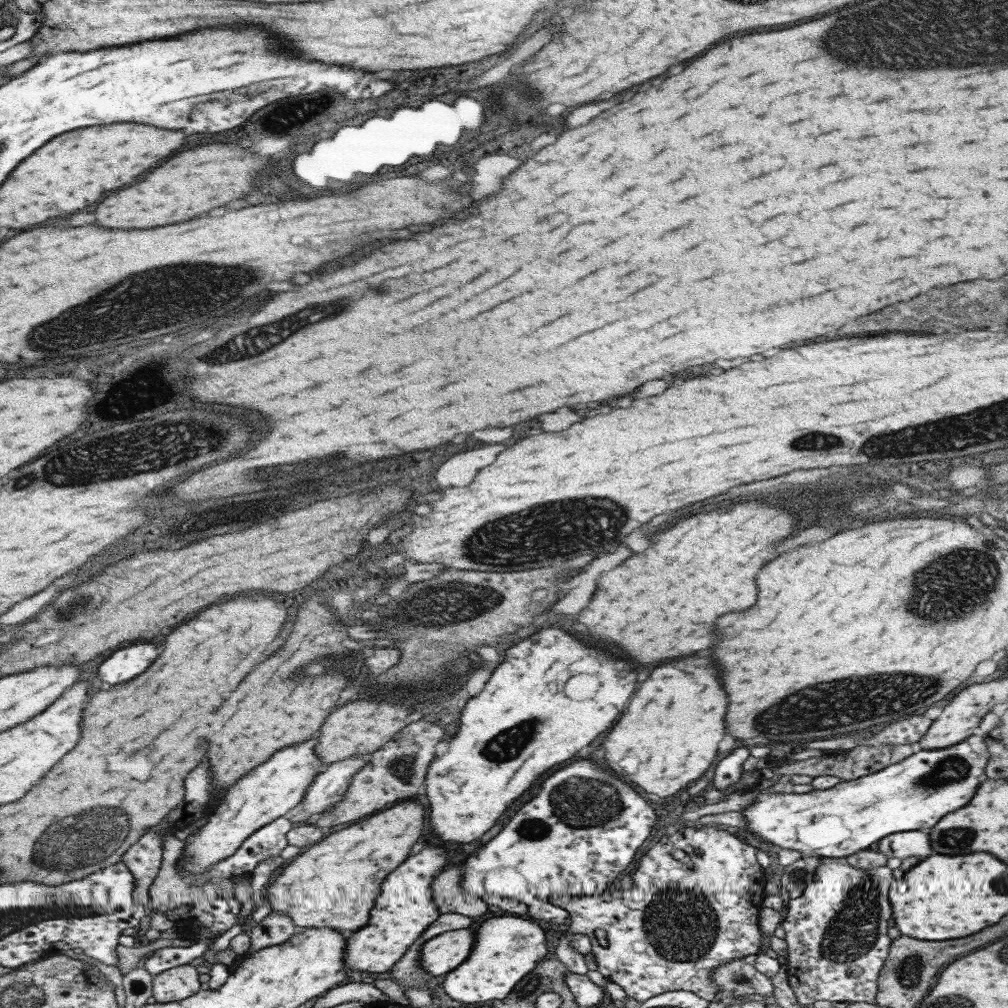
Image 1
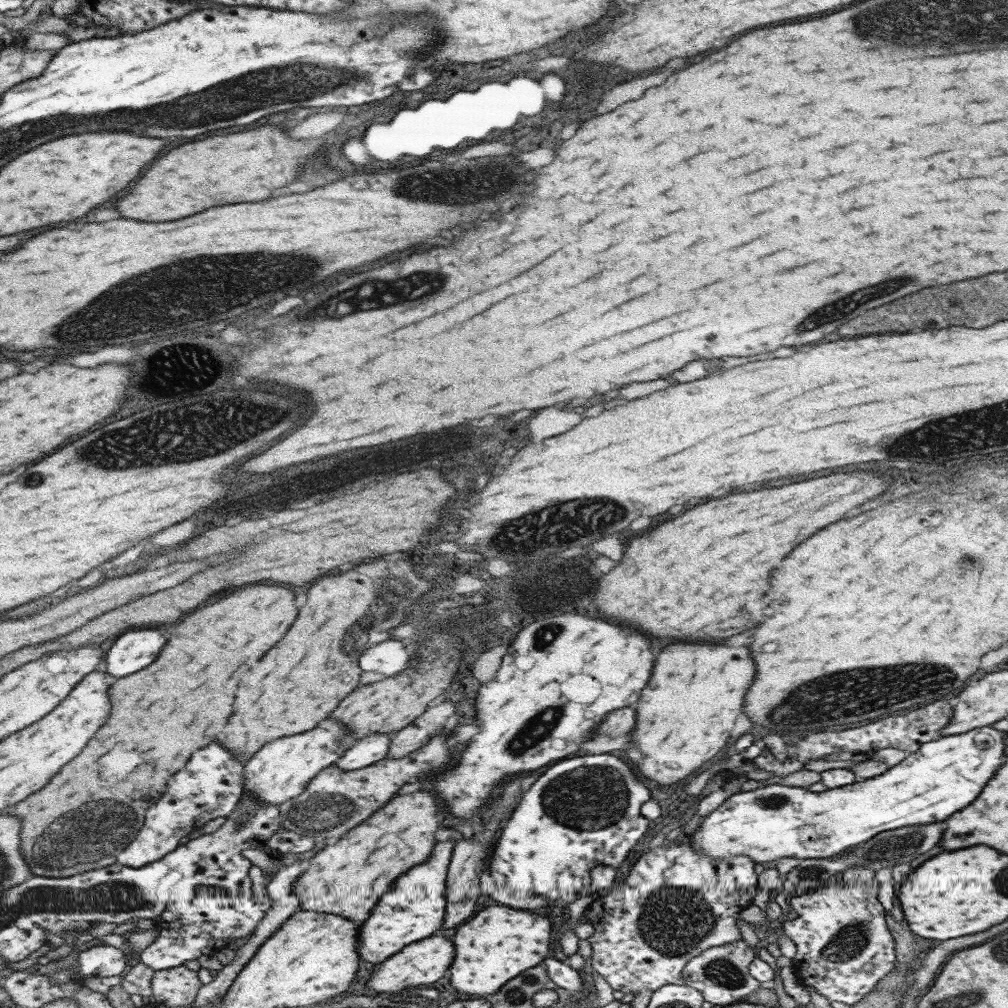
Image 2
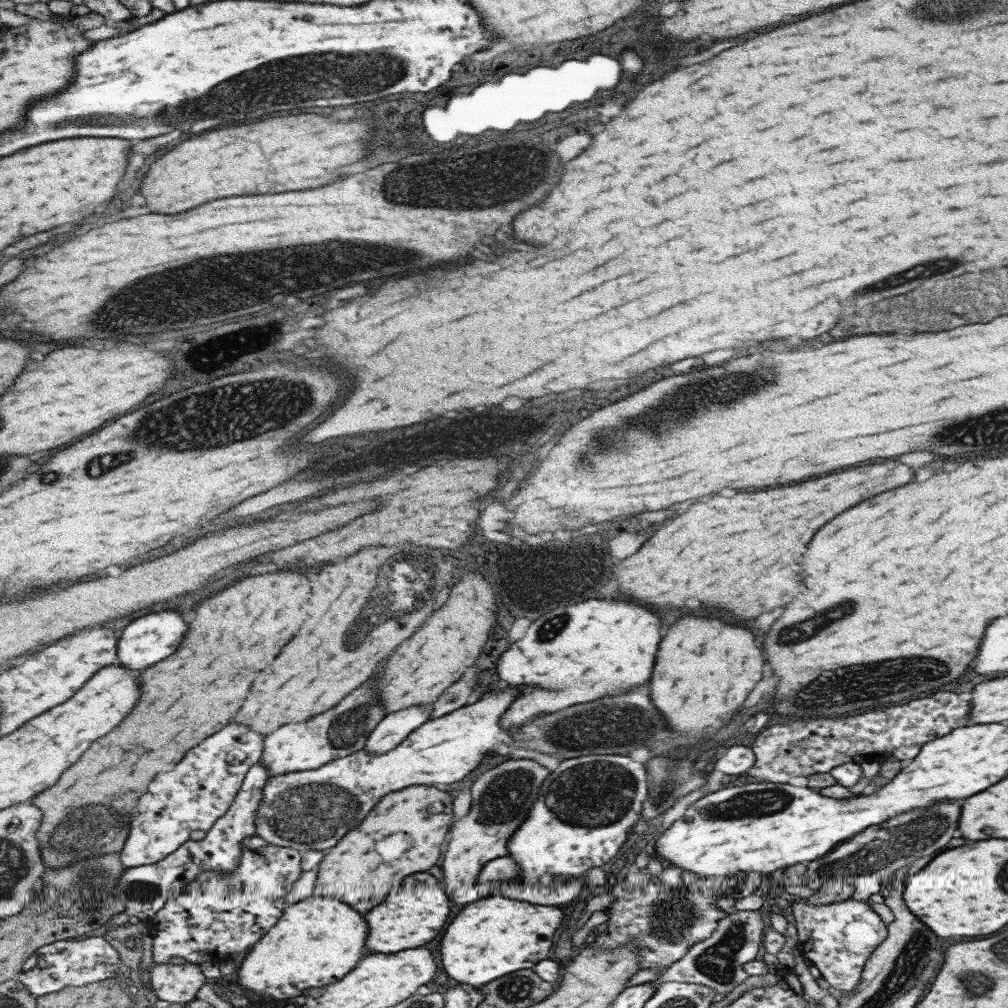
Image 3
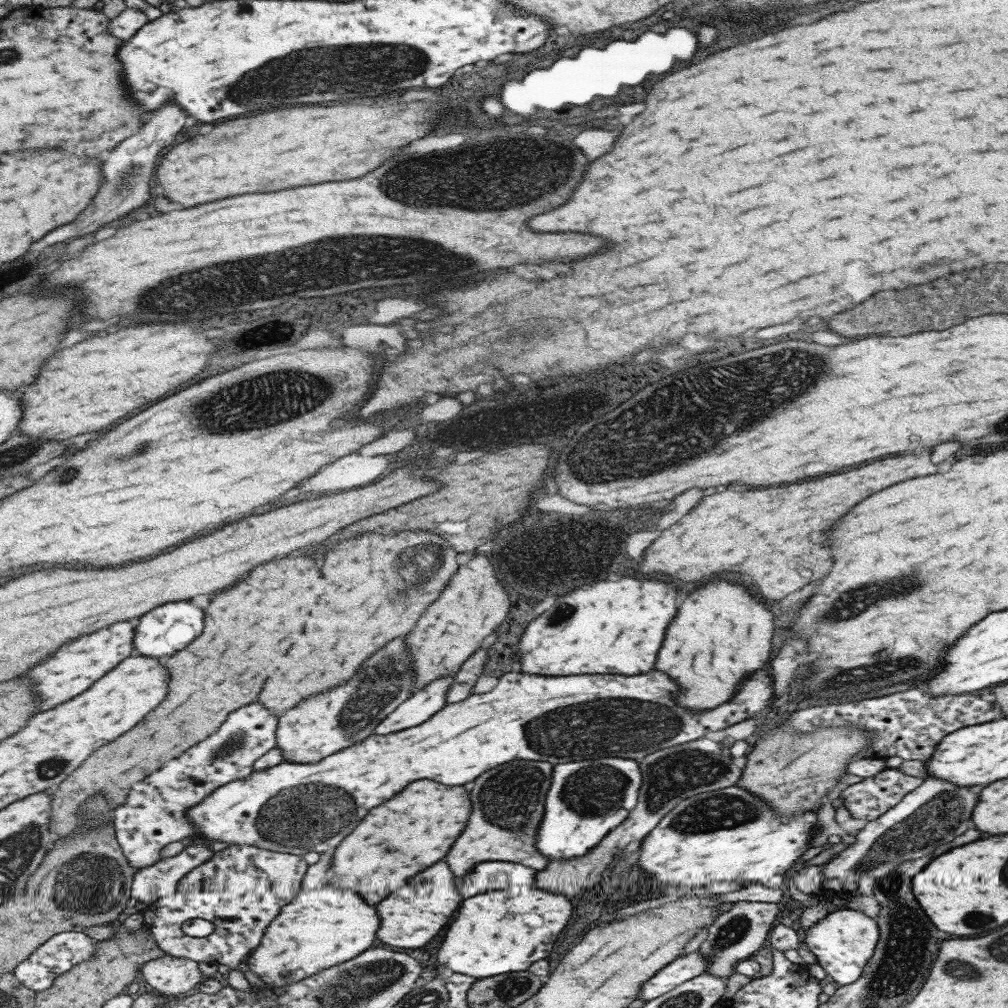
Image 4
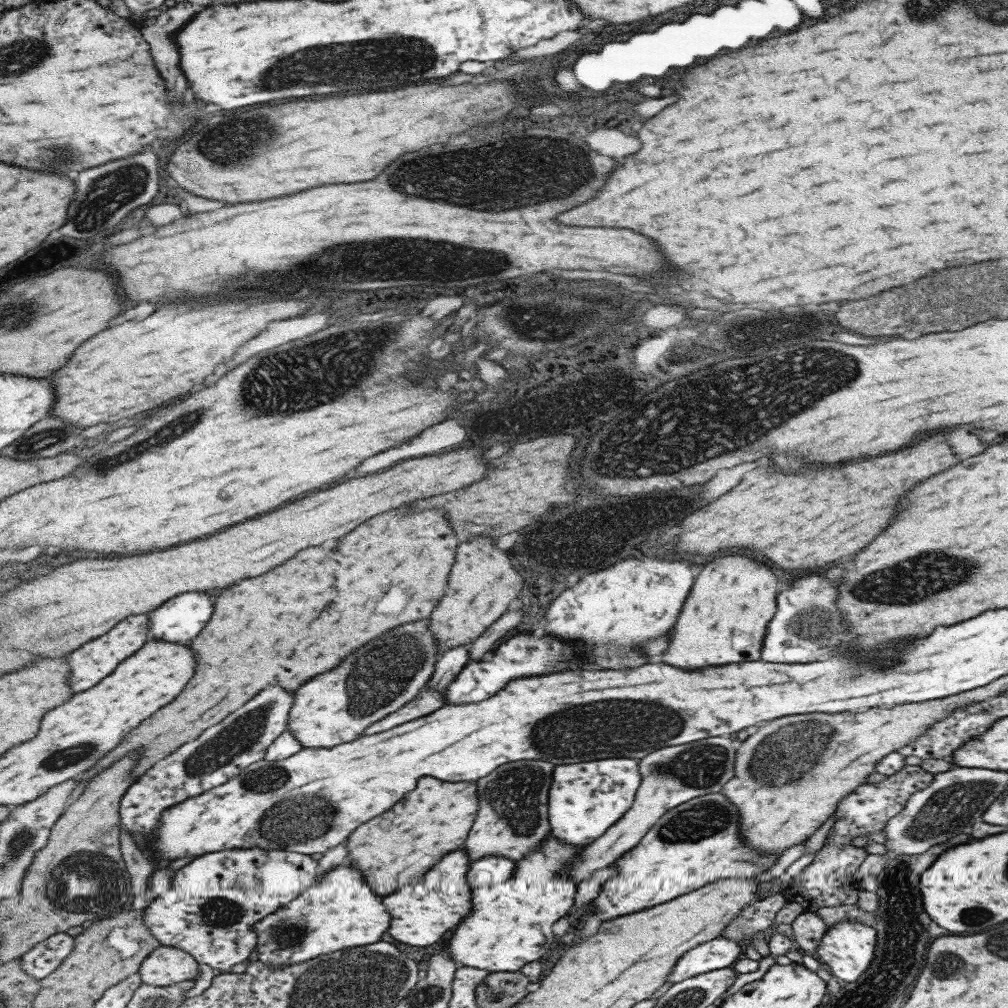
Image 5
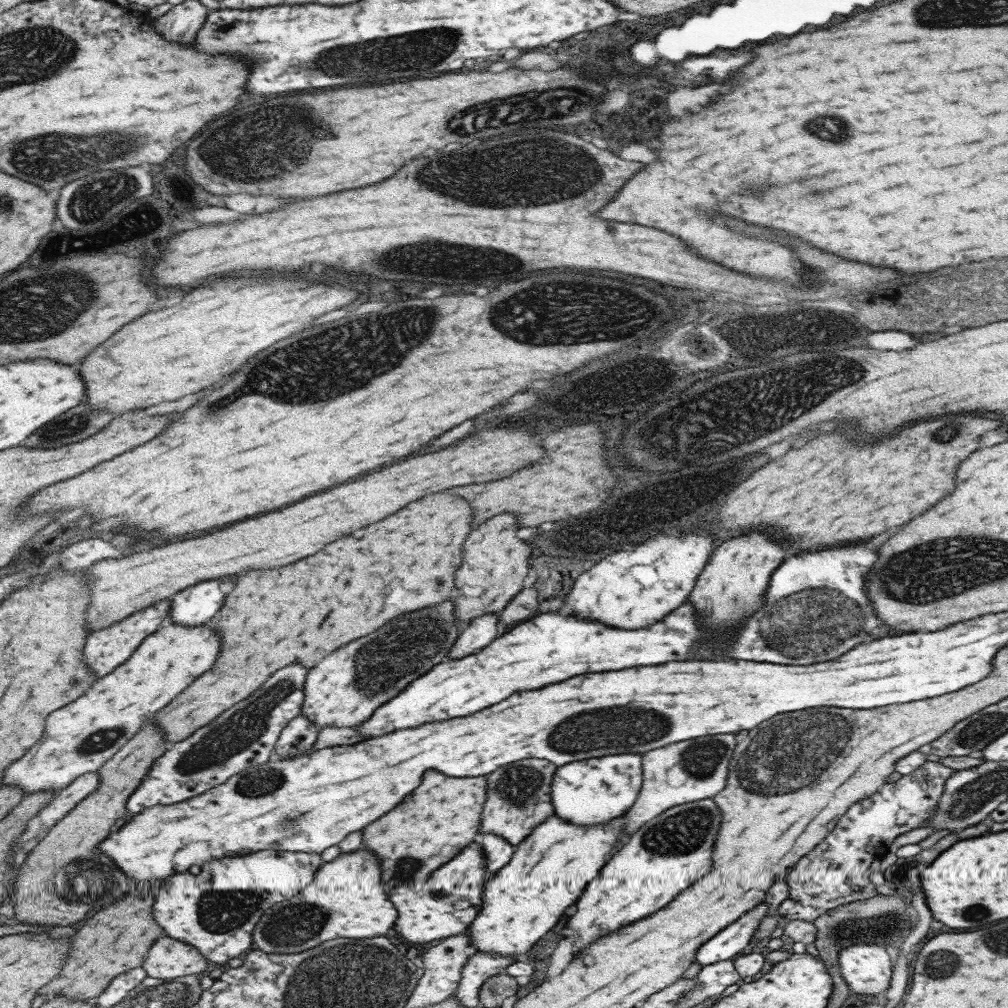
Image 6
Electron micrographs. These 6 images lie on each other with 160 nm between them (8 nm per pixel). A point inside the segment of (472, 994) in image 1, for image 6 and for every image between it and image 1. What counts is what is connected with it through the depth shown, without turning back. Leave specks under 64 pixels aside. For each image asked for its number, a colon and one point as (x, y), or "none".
2: (498, 942)
3: (495, 936)
4: (500, 931)
5: (509, 926)
6: (523, 900)

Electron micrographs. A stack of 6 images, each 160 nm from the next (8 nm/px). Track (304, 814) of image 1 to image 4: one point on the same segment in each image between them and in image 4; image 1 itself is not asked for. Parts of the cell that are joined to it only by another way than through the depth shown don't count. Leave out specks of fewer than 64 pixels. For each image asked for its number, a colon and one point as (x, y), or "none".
2: (367, 750)
3: (393, 727)
4: (423, 703)

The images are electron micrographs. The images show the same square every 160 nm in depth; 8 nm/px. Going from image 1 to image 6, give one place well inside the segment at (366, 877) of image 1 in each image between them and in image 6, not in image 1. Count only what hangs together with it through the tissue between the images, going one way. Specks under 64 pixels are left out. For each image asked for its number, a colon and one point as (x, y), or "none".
2: (346, 878)
3: (402, 833)
4: (372, 862)
5: (398, 847)
6: (440, 817)

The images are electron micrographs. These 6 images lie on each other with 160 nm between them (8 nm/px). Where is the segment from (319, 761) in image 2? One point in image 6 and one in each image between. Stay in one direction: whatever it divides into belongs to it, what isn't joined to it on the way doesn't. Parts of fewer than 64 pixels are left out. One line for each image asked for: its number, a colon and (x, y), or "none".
3: (342, 730)
4: (339, 717)
5: (376, 679)
6: (342, 690)

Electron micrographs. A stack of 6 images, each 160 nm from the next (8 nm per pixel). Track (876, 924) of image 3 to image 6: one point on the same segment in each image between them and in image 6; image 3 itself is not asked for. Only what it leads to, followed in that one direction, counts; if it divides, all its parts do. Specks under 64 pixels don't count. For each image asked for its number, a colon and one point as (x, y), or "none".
4: (842, 942)
5: (846, 949)
6: (866, 968)

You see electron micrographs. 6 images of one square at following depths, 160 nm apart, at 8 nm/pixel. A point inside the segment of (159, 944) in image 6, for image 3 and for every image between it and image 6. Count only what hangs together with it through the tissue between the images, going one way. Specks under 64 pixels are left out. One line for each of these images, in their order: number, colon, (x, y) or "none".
3: (178, 983)
4: (170, 976)
5: (166, 965)

